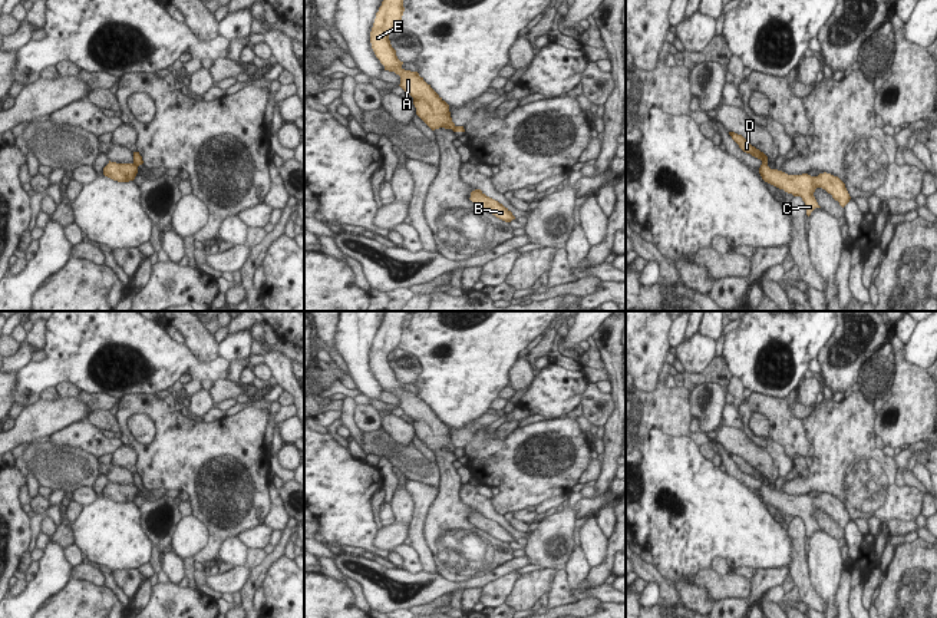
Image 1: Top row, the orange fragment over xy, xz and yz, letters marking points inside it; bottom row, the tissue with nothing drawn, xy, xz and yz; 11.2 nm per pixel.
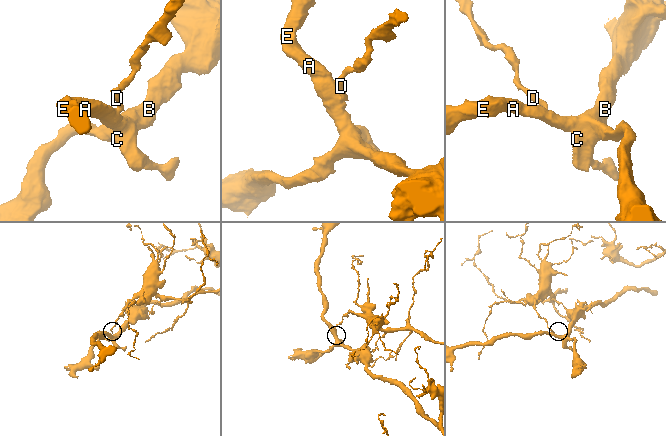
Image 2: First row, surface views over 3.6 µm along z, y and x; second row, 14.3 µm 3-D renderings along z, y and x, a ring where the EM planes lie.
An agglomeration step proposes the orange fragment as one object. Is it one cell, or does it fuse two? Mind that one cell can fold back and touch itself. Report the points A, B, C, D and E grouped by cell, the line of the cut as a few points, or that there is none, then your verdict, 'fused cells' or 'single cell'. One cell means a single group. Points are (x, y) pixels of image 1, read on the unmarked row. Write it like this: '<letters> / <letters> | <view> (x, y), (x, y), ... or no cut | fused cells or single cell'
A B C E / D | yz (762, 483), (766, 486) | fused cells

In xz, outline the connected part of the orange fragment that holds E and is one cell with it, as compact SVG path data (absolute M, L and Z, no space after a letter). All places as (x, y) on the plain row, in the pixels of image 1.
M386 311L385 321L376 334L370 353L370 364L385 391L400 397L400 409L413 419L416 436L432 450L452 450L449 426L428 406L418 393L405 391L392 369L389 354L395 351L403 337L403 321L409 311Z

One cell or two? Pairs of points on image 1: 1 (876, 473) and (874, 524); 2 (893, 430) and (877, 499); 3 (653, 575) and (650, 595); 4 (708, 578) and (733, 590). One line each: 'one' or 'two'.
1: two
2: two
3: two
4: one

